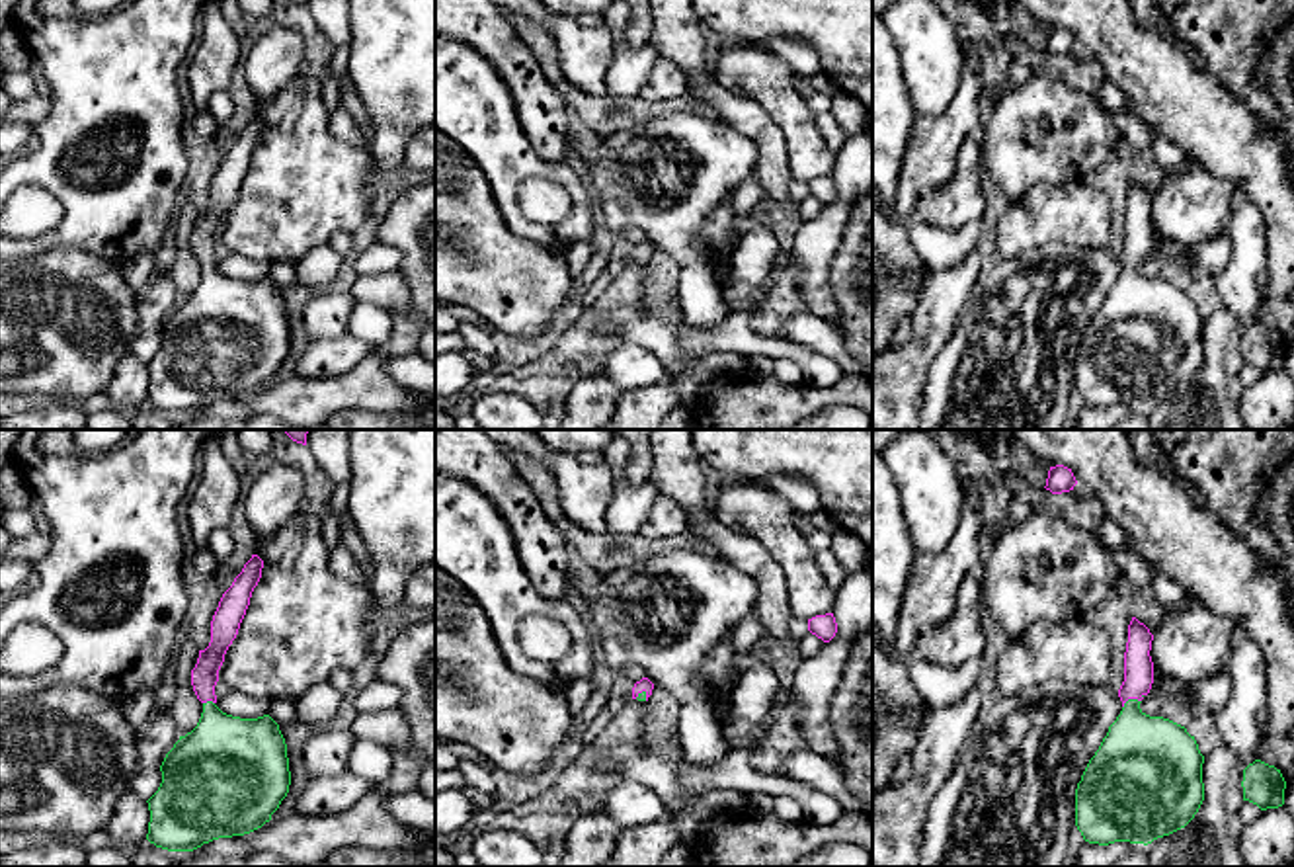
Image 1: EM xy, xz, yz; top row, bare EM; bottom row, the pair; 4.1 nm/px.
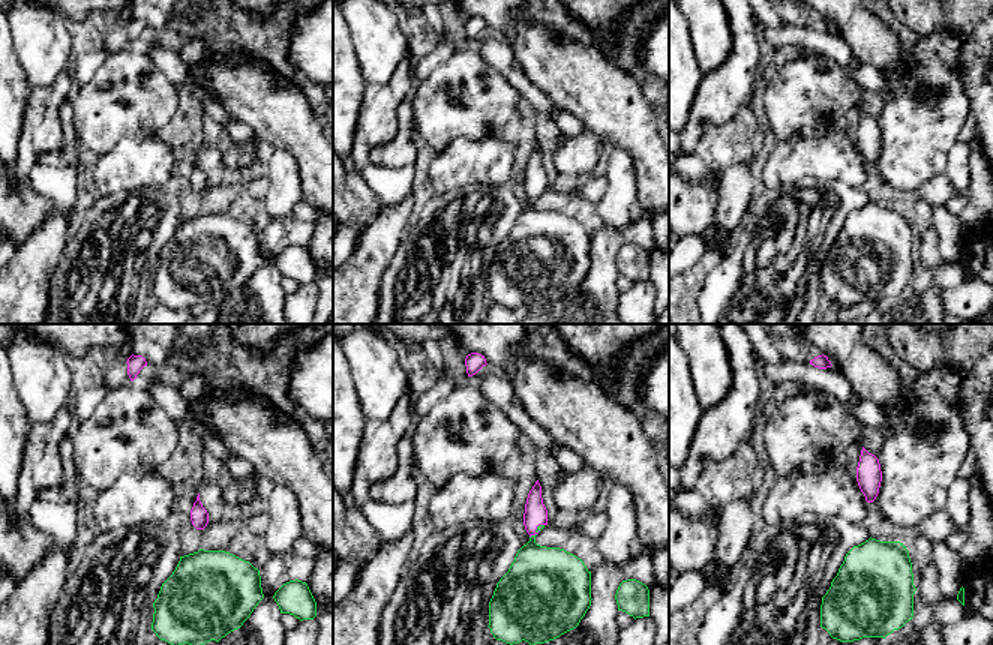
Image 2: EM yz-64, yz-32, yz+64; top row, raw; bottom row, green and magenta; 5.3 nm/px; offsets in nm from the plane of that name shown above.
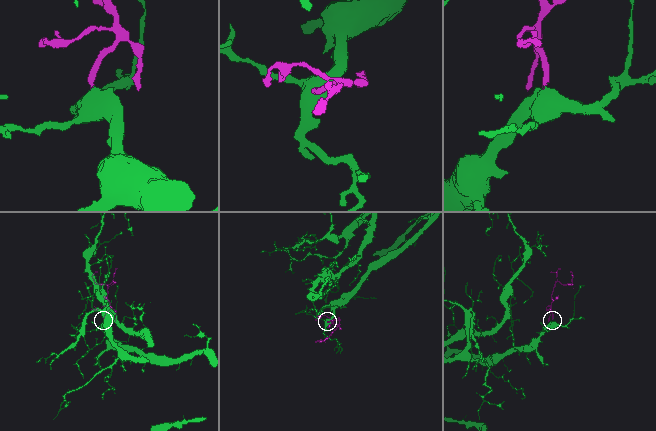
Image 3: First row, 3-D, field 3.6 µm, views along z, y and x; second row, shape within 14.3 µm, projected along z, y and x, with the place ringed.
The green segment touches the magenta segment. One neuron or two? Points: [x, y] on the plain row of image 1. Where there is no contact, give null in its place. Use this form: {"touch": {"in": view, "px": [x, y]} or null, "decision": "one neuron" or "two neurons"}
{"touch": {"in": "yz", "px": [1132, 262]}, "decision": "one neuron"}

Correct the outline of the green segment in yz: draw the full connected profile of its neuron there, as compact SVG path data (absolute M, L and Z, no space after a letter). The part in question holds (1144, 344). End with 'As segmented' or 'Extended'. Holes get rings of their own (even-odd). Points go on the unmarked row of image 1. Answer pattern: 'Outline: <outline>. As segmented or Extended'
Outline: M1132 180L1122 273L1075 351L1075 389L1089 406L1152 406L1185 391L1204 363L1202 326L1185 289L1140 271L1153 246L1153 197Z. Extended

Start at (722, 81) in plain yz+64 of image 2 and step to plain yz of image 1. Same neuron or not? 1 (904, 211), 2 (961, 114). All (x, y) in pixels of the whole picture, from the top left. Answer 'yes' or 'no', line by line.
1: yes
2: yes

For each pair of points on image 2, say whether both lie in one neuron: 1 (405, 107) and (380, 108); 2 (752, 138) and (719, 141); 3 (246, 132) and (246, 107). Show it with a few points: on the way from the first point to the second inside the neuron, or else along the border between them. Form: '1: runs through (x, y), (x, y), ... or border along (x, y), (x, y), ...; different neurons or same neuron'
1: border along (410, 95), (398, 108), (398, 131), (390, 141); different neurons
2: runs through (744, 138), (726, 141); same neuron
3: border along (230, 114), (240, 119), (255, 135); different neurons

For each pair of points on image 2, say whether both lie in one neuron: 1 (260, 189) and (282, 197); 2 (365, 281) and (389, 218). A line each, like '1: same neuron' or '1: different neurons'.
1: different neurons
2: same neuron

